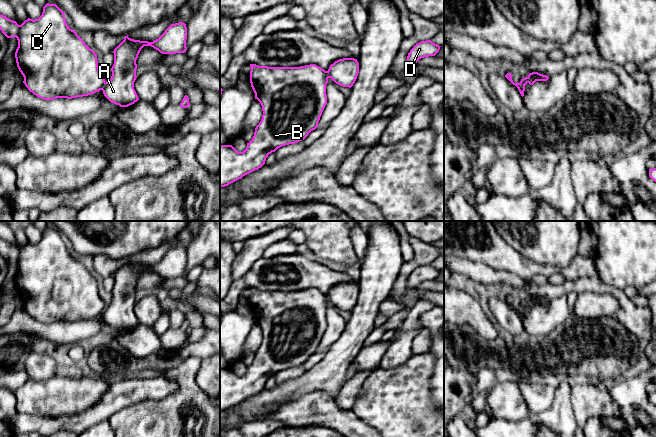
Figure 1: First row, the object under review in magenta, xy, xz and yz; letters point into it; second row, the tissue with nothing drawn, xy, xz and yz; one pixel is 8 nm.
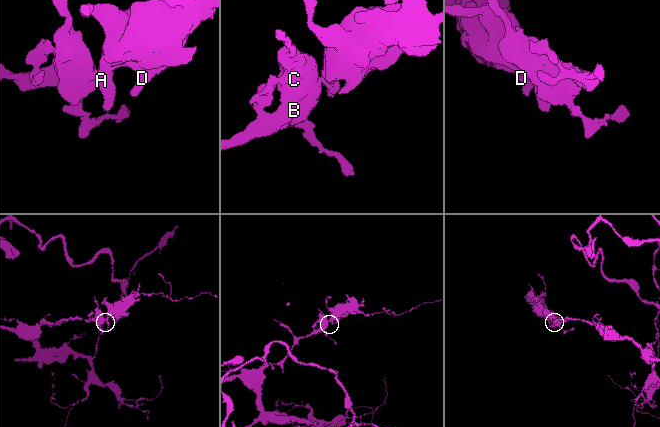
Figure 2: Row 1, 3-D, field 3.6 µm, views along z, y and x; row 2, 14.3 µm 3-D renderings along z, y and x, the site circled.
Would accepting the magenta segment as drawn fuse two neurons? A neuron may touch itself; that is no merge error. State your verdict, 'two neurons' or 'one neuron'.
two neurons

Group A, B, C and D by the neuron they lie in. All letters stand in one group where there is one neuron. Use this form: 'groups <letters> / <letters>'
groups A D / B C

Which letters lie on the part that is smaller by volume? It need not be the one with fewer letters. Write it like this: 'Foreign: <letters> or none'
Foreign: A, D

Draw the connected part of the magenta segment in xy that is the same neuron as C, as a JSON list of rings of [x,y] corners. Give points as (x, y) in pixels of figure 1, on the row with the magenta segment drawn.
[[[47,3],[38,19],[28,18],[21,25],[0,14],[0,30],[7,38],[17,38],[17,67],[24,77],[23,83],[37,97],[72,99],[103,89],[106,82],[99,71],[96,53],[68,27],[64,12],[56,4]]]

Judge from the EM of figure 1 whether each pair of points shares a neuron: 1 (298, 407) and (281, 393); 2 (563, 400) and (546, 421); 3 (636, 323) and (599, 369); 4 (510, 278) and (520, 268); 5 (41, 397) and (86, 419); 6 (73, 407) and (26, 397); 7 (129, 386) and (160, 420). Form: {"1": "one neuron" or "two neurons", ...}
{"1": "two neurons", "2": "one neuron", "3": "two neurons", "4": "two neurons", "5": "two neurons", "6": "one neuron", "7": "two neurons"}

